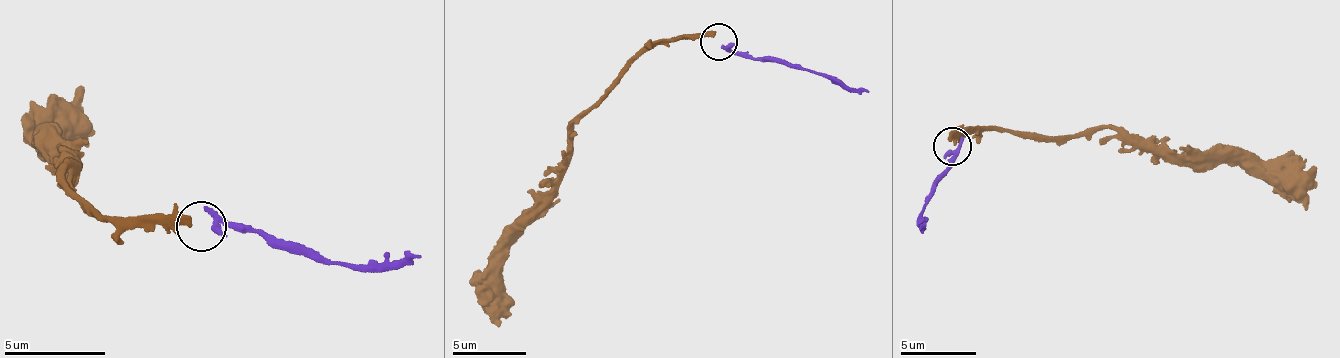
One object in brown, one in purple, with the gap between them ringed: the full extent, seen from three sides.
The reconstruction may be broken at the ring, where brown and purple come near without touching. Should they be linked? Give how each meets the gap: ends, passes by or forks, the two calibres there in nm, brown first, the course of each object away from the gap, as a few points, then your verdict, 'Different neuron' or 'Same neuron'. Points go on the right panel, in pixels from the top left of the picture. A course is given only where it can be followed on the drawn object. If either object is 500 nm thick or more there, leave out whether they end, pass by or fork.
At the ring brown passes by. At the ring purple ends. Thickness 280 nm (brown) against 380 nm. Course of brown: (950, 142), (974, 127), (1013, 136), (1096, 131), (1161, 150), (1208, 153), (1241, 169), (1281, 175), (1307, 210). Course of purple: (953, 149), (947, 166), (917, 214), (921, 228). Different neuron

